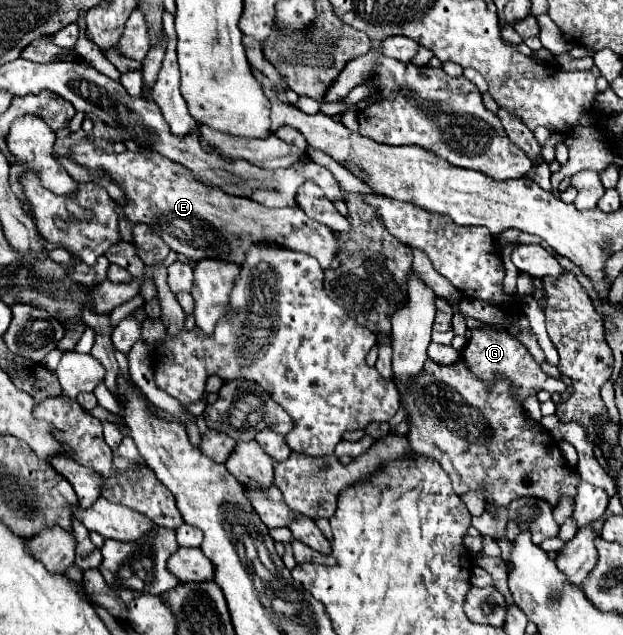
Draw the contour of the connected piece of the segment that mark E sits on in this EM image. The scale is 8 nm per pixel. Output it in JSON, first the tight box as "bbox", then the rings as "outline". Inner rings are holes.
{"bbox":[72,143,340,267],"outline":[[[78,143],[72,147],[72,157],[86,167],[106,169],[124,189],[128,205],[124,213],[130,221],[148,223],[174,251],[186,255],[190,261],[222,259],[242,265],[246,251],[258,243],[274,243],[292,251],[302,251],[318,259],[322,267],[330,267],[334,255],[340,251],[338,235],[312,221],[300,207],[294,209],[266,209],[252,199],[226,195],[218,187],[198,183],[186,167],[172,163],[156,151],[146,153],[106,153],[92,143]]]}

